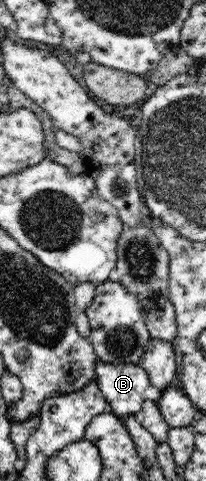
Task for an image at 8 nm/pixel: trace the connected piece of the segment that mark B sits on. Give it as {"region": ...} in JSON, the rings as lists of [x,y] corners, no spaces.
{"region":[[[99,358],[95,361],[96,386],[111,405],[111,411],[124,420],[129,415],[137,416],[145,399],[145,390],[150,385],[146,370],[139,364],[111,364]]]}

